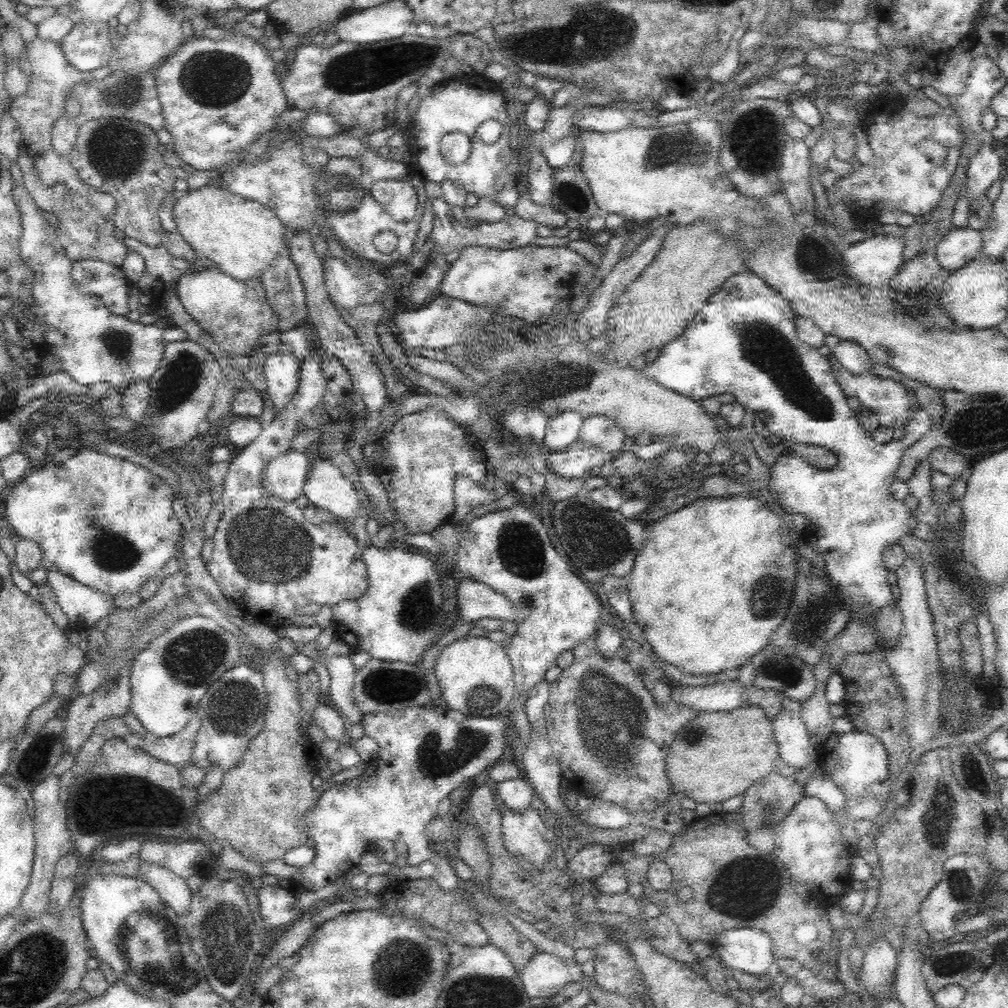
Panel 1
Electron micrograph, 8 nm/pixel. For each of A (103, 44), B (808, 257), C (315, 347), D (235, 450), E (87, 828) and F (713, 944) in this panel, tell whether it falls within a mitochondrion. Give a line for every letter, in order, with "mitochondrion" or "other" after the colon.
A: other
B: mitochondrion
C: other
D: other
E: other
F: other

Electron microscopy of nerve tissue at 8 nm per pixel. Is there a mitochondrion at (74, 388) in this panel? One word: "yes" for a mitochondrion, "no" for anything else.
no

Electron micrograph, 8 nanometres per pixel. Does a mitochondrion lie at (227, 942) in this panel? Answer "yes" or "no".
yes

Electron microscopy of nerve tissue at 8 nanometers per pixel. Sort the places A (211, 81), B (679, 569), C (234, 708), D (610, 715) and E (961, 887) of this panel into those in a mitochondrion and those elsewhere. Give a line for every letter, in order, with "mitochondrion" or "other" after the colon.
A: mitochondrion
B: other
C: mitochondrion
D: mitochondrion
E: mitochondrion

